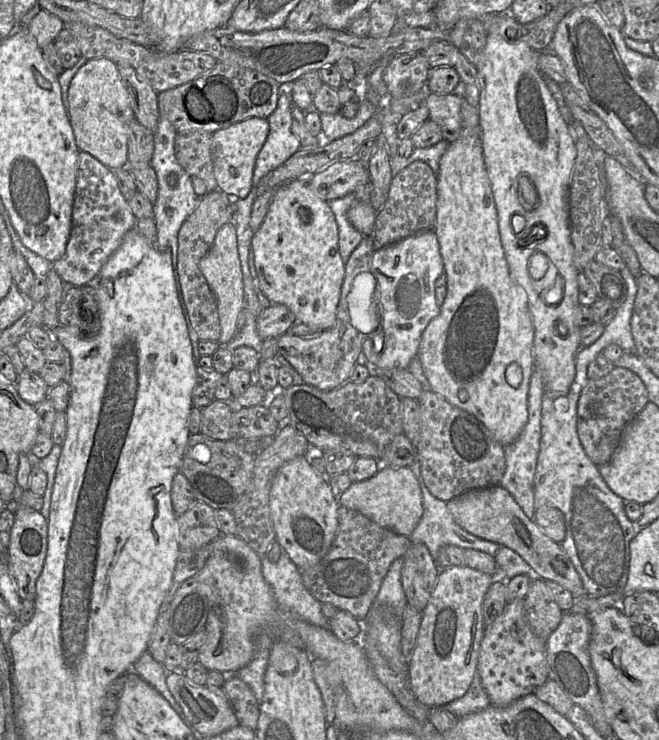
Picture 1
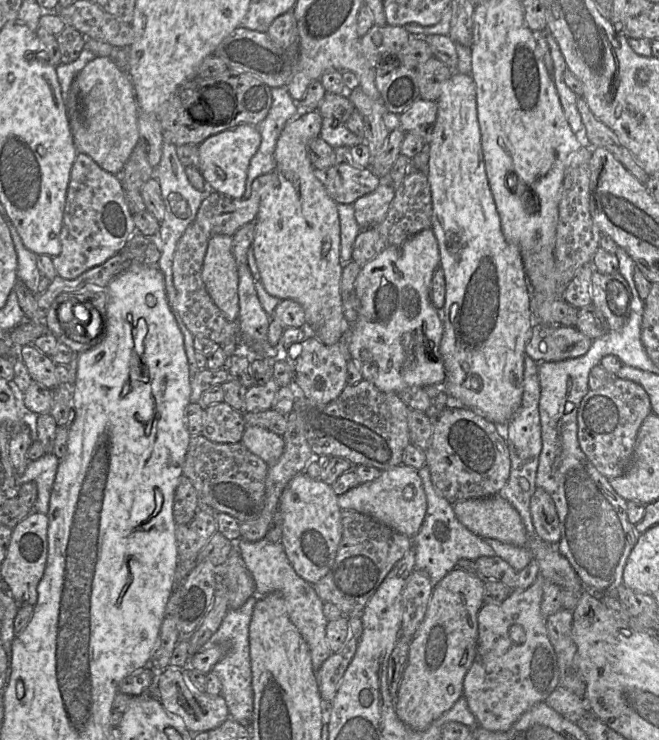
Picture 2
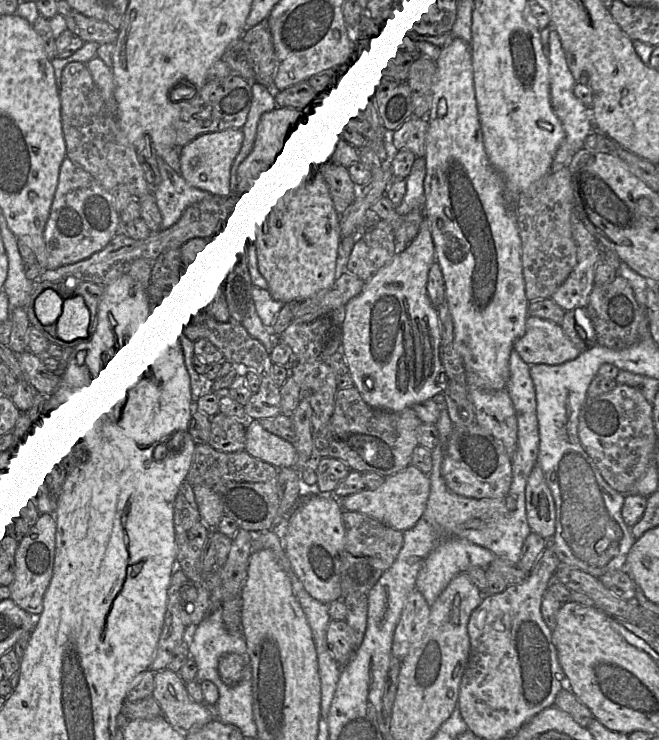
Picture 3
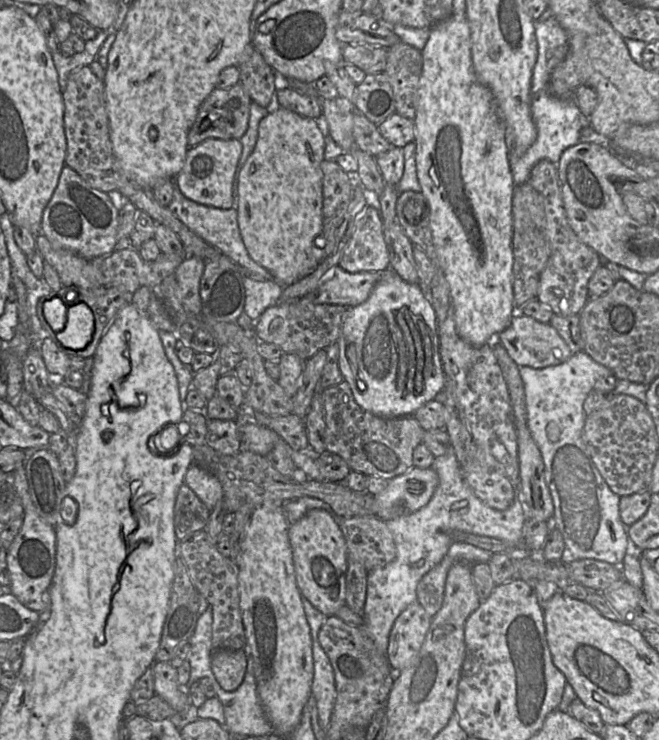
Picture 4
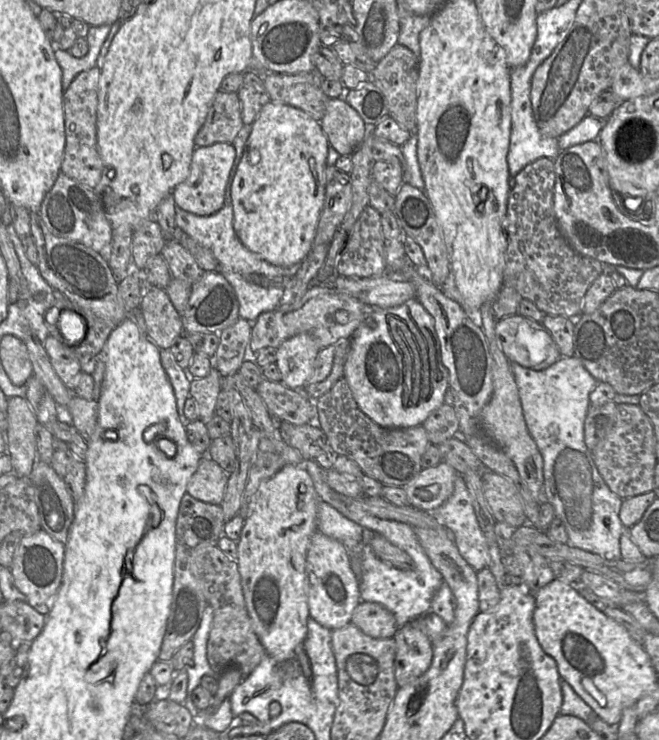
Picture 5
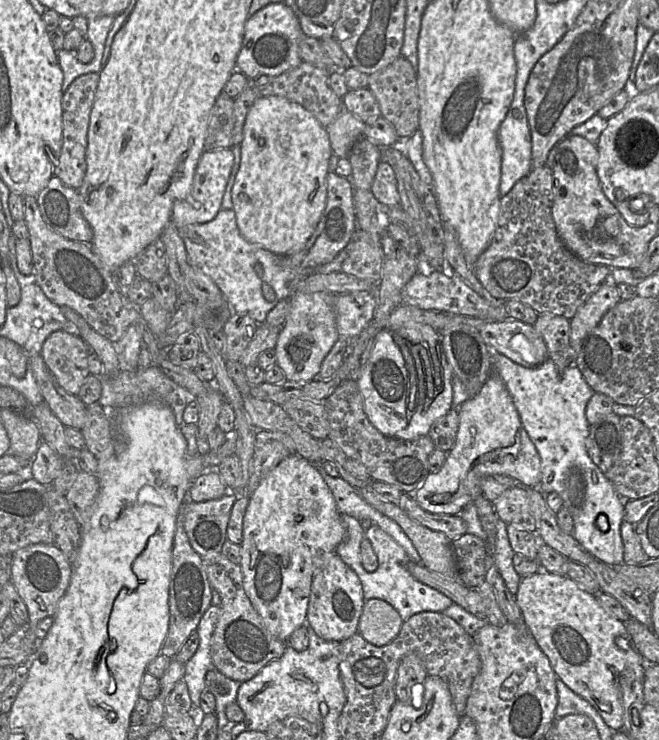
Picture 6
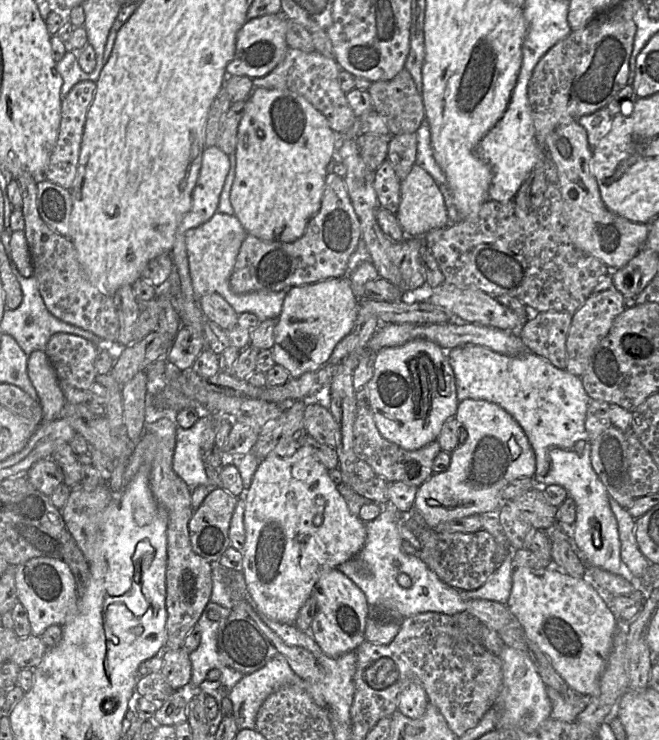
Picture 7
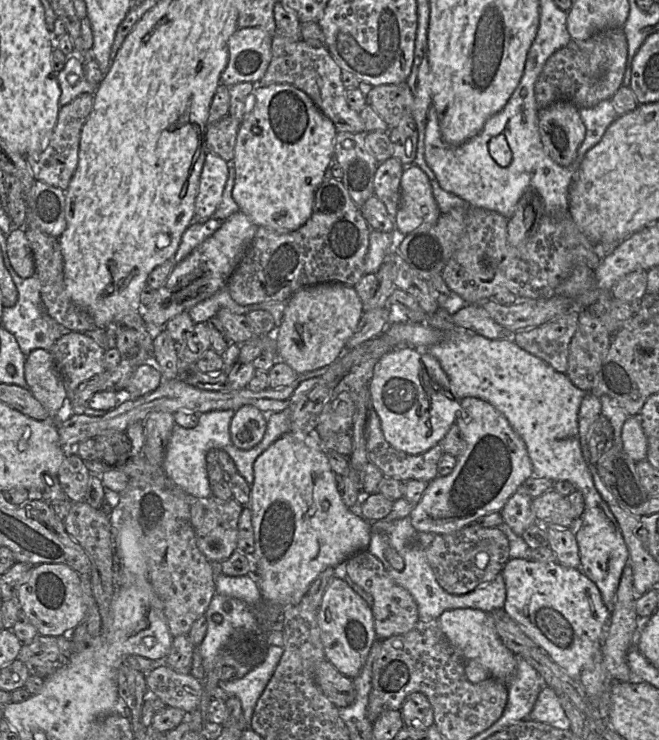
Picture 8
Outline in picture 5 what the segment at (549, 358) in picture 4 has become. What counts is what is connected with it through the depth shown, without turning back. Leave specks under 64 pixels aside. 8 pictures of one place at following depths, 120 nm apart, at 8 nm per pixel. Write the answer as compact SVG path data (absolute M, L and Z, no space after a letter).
M518 314L499 320L495 326L495 337L510 363L525 368L544 370L562 357L542 323Z

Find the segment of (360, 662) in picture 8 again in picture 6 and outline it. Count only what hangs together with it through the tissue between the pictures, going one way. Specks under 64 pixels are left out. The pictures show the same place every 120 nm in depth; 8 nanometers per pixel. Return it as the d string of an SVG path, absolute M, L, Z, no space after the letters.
M335 553L324 568L314 573L306 623L323 640L343 642L358 633L364 602L360 579Z

